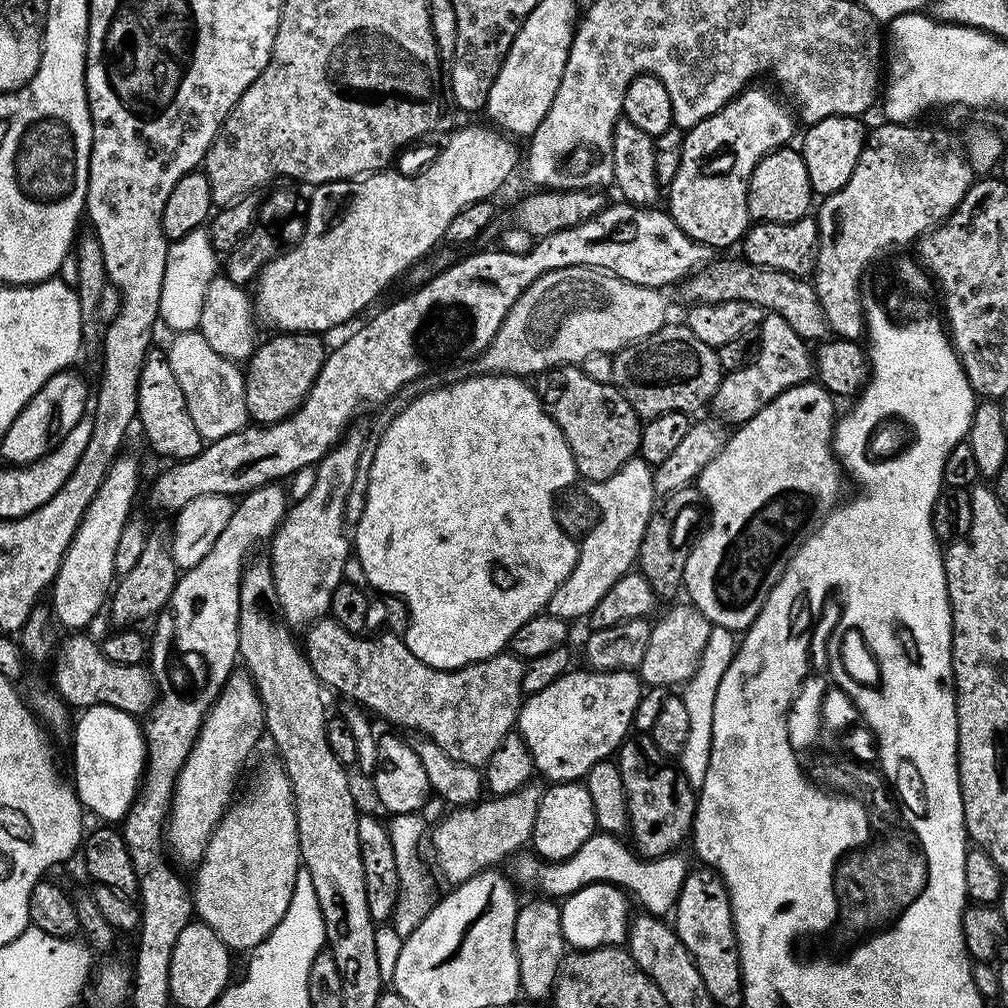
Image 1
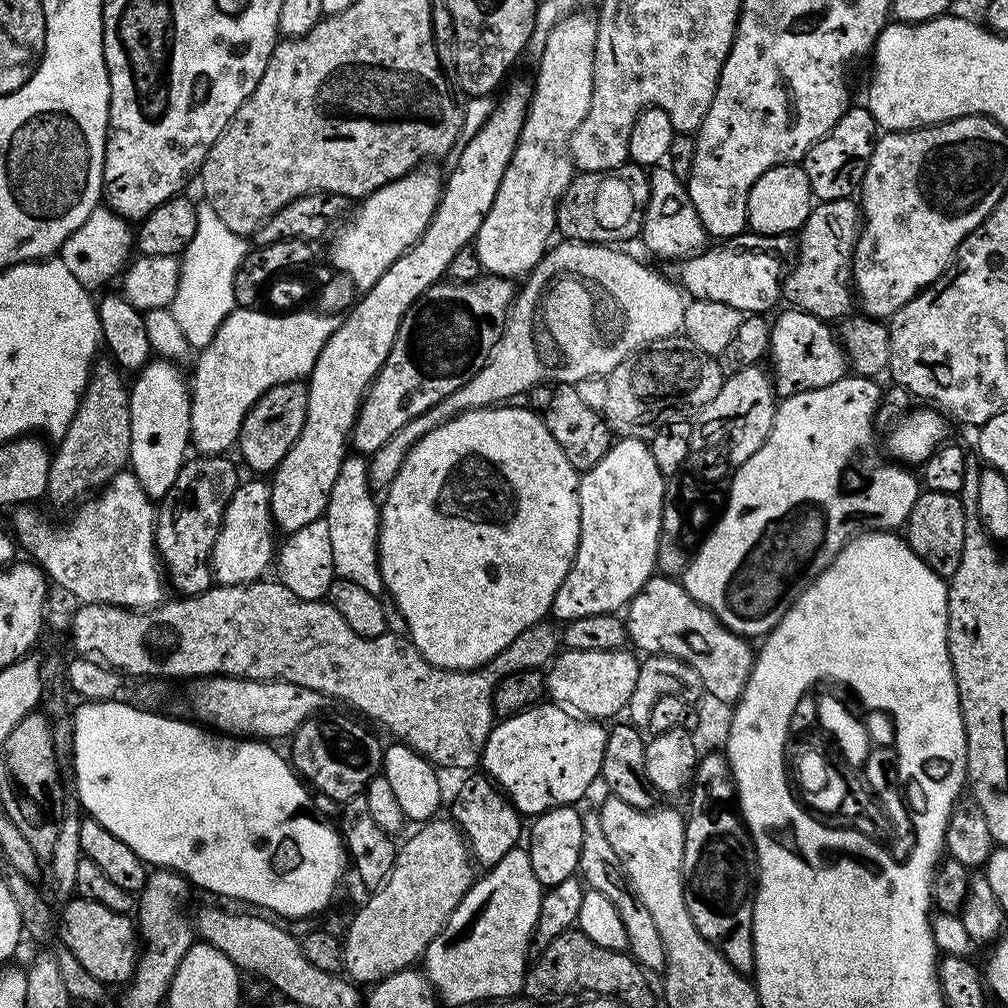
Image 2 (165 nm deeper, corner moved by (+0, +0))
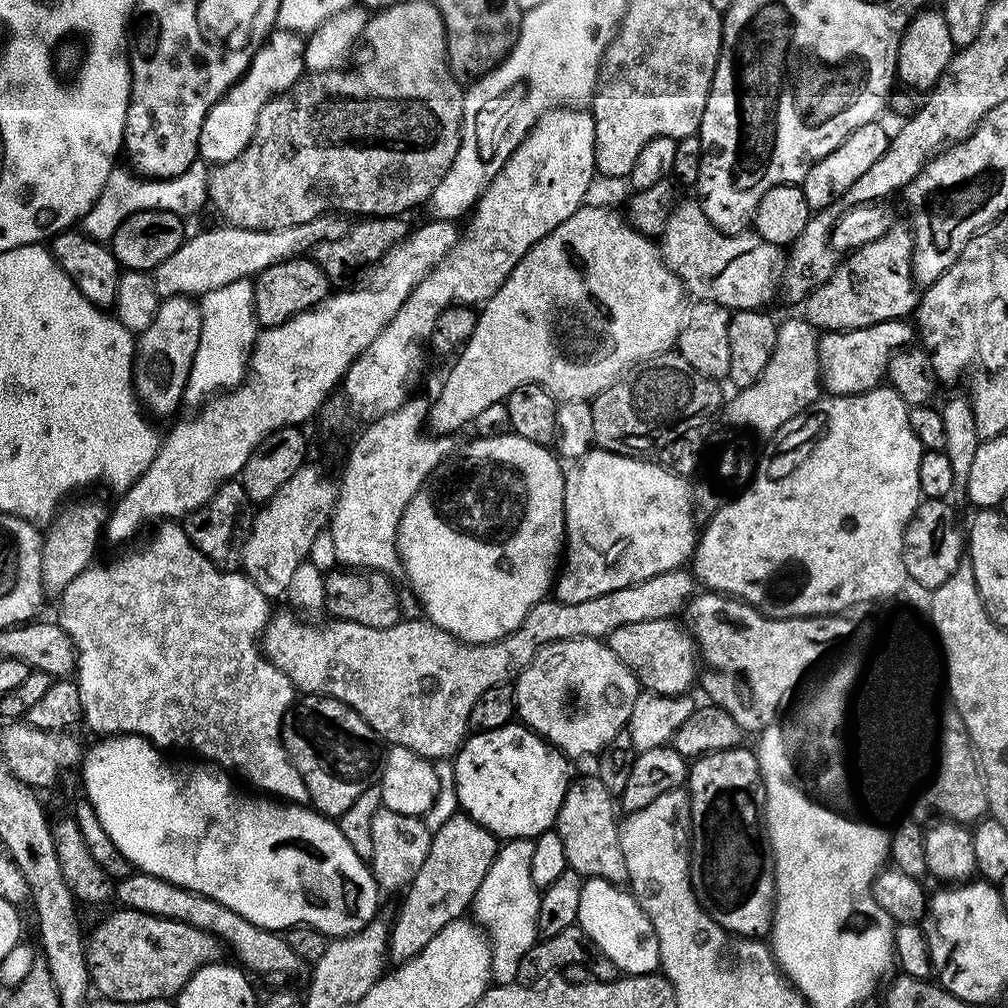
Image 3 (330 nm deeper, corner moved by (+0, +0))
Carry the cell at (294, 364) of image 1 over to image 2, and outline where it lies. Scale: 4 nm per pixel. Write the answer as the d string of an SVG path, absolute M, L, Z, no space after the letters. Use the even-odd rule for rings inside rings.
M291 380L285 384L274 386L254 402L254 406L246 414L242 422L238 449L244 464L252 474L271 474L286 458L290 446L298 442L298 434L302 434L302 426L306 422L306 406L308 405L308 389L303 383Z

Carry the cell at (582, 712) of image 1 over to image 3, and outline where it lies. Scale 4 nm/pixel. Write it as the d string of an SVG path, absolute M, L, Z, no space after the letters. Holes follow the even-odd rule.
M519 722L485 732L473 731L456 753L454 763L450 779L457 786L459 811L504 842L530 840L549 831L555 825L562 798L566 798L566 790L574 779L569 757Z

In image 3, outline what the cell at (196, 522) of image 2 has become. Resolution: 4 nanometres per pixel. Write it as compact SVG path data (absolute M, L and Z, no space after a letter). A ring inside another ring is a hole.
M239 479L227 480L223 486L214 494L214 498L210 498L210 502L206 502L200 509L192 513L183 521L182 527L188 533L190 542L194 547L203 554L206 559L211 560L217 568L221 568L223 572L234 572L241 567L242 553L244 551L245 533L242 531L249 527L250 521L254 515L253 501L248 499L246 490L240 484Z

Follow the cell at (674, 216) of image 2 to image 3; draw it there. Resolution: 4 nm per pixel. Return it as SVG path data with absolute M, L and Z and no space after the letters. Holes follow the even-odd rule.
M681 199L677 203L675 211L670 216L670 222L666 224L666 230L658 237L660 256L664 265L680 279L684 285L684 291L689 297L696 300L705 300L720 304L729 310L738 308L763 309L776 296L776 288L781 287L786 267L786 256L781 245L766 242L755 230L739 232L731 236L722 230L718 230L706 218L699 199Z

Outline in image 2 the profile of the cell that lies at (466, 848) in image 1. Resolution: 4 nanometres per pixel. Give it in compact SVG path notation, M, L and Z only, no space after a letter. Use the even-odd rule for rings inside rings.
M433 818L421 823L417 827L420 829L405 844L399 845L394 870L390 870L390 878L386 878L386 886L382 886L382 890L367 897L368 901L357 910L356 917L348 928L348 936L343 937L344 972L357 985L372 986L385 980L393 972L413 967L423 957L430 942L444 928L444 923L450 918L458 902L462 902L464 895L472 888L474 883L472 850L459 825L448 818L440 819Z

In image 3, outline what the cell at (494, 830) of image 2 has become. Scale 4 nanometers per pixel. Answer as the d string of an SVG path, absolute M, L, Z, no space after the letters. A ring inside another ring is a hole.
M461 812L433 831L430 854L426 854L422 870L418 870L403 893L404 901L400 904L396 925L393 923L390 928L388 954L393 961L411 960L434 934L438 934L438 930L442 930L442 926L450 926L450 922L461 919L471 909L478 886L482 886L482 878L486 878L497 851L498 838Z

